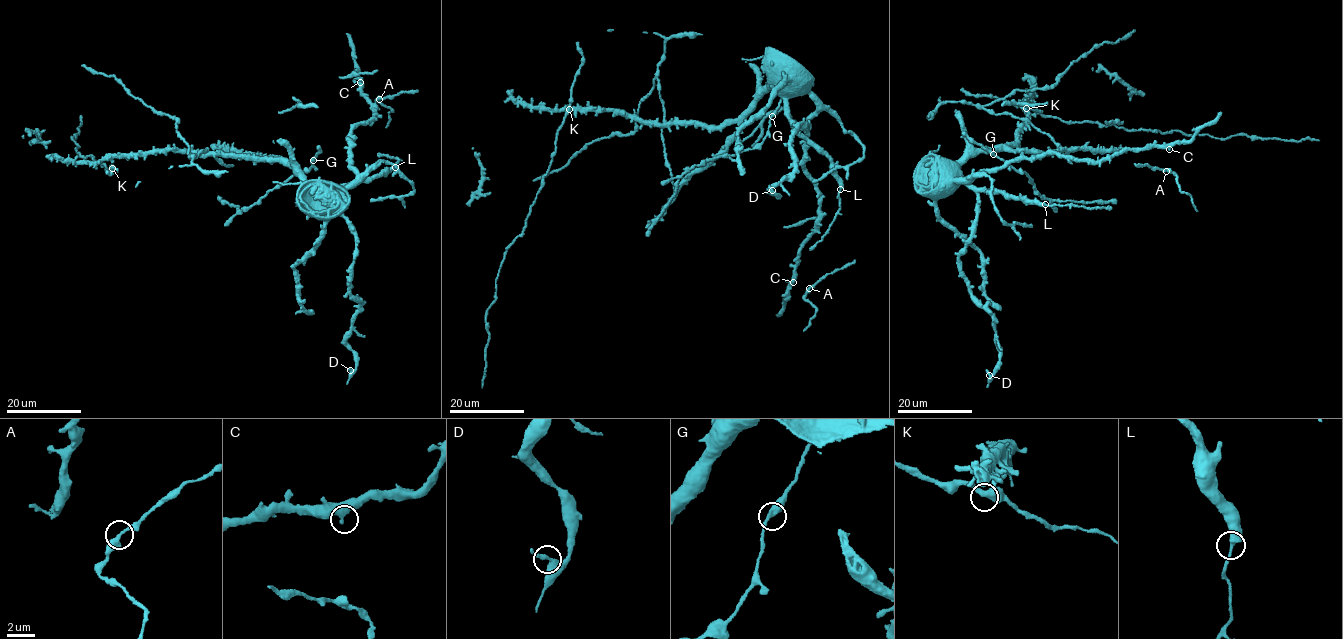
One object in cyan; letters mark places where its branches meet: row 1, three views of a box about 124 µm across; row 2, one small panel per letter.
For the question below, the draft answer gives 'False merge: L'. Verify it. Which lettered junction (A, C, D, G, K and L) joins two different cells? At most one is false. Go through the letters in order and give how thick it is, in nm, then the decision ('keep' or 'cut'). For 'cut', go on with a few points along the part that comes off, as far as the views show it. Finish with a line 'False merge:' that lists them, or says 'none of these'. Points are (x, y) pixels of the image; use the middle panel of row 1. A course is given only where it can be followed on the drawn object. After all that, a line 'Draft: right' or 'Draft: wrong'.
A: calibre 400 nm; keep
C: calibre 400 nm; keep
D: calibre 360 nm; keep
G: calibre 420 nm; keep
K: calibre 440 nm; keep
L: calibre 400 nm; cut; course (840, 189), (838, 213), (828, 232), (810, 250)
False merge: L
Draft: right

